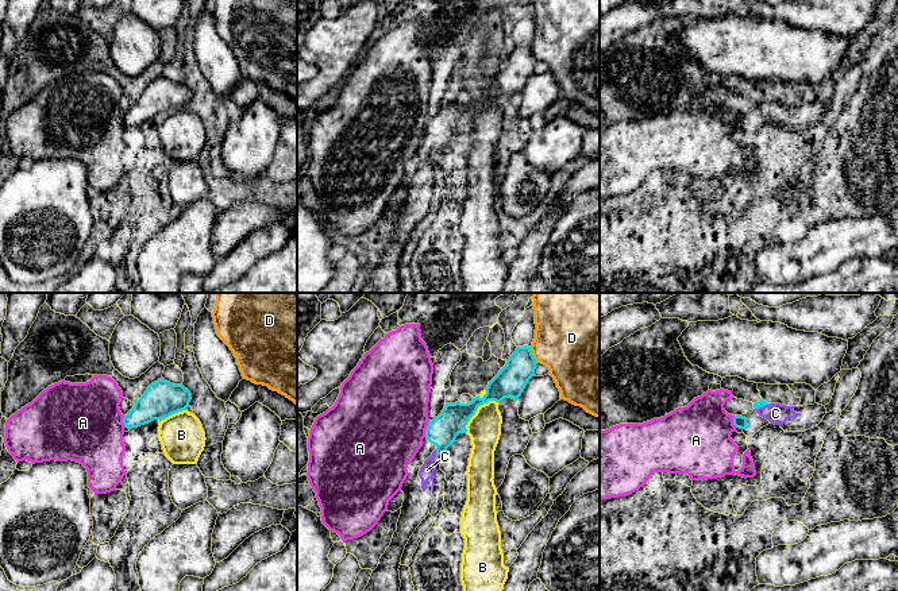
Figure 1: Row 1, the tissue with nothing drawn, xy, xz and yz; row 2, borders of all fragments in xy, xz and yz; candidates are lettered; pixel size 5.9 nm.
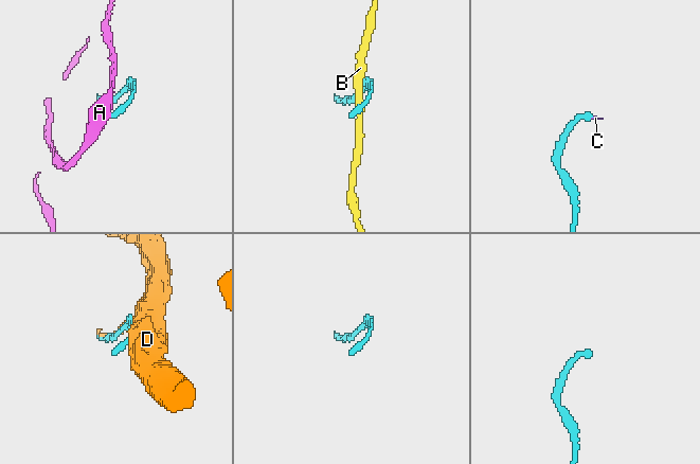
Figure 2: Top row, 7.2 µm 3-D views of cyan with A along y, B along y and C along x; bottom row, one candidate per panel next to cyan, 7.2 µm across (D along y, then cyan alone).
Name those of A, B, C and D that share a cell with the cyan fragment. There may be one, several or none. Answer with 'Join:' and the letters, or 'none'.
Join: C

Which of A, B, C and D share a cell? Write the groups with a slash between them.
A / B / C / D

